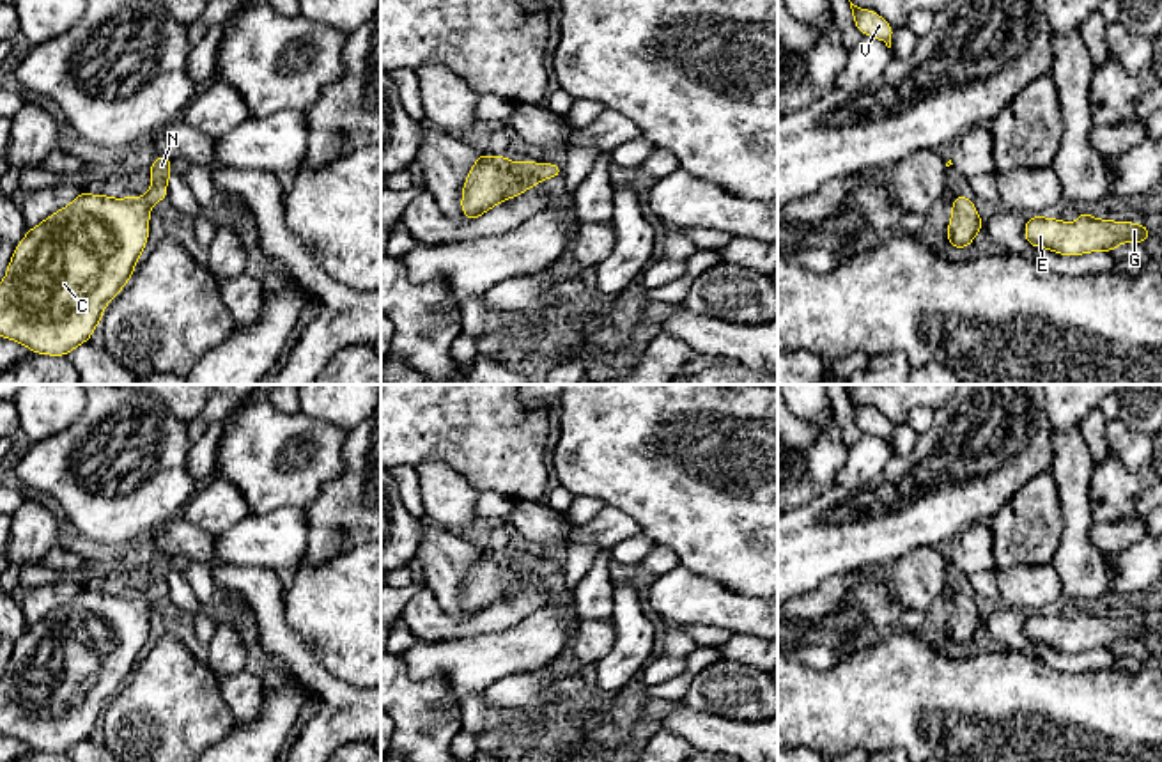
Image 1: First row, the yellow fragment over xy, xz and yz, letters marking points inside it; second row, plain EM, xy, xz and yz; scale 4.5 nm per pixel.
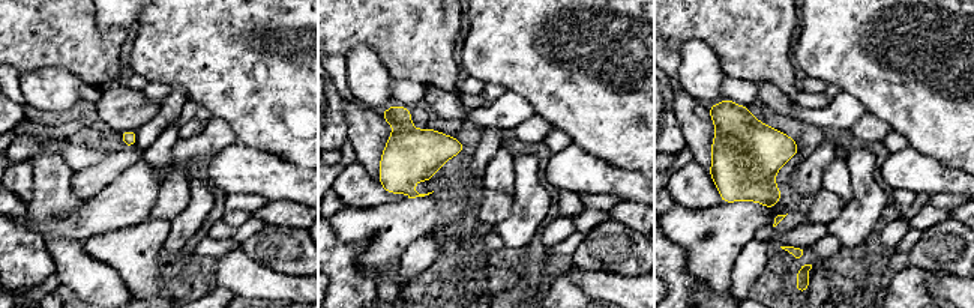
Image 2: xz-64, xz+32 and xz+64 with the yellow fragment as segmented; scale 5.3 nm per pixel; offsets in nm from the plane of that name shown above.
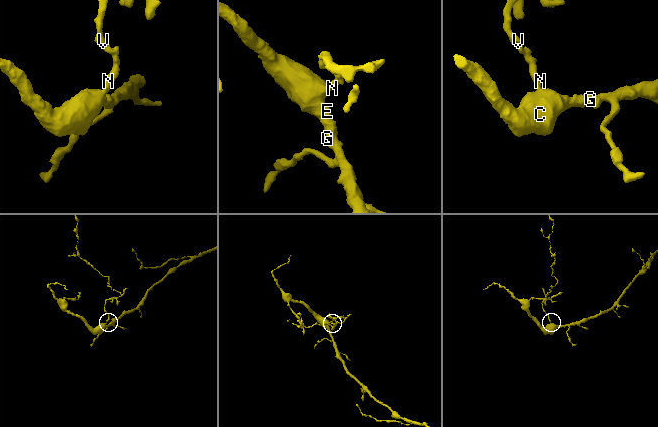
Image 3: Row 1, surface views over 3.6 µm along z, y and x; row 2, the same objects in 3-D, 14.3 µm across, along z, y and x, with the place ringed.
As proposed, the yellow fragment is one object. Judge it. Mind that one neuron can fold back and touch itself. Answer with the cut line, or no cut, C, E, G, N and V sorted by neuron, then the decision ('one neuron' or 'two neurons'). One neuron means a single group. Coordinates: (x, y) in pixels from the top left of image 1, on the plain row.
cut none; groups C E G N V; one neuron

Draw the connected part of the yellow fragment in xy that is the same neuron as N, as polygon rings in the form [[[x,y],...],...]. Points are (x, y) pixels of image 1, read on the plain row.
[[[158,553],[152,558],[151,587],[143,594],[113,595],[80,588],[66,604],[28,626],[0,679],[2,735],[48,753],[67,753],[90,737],[106,702],[129,679],[147,641],[151,604],[168,594],[172,556]]]

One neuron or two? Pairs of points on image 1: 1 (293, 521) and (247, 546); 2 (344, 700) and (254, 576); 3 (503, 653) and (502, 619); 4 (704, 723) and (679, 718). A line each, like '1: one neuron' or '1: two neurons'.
1: one neuron
2: one neuron
3: two neurons
4: one neuron

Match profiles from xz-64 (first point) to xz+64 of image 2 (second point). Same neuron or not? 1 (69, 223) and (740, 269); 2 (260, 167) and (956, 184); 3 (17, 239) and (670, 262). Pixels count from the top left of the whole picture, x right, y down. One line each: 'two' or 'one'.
1: two
2: one
3: one

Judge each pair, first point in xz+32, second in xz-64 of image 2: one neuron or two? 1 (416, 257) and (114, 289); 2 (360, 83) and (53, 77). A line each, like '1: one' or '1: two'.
1: two
2: one

